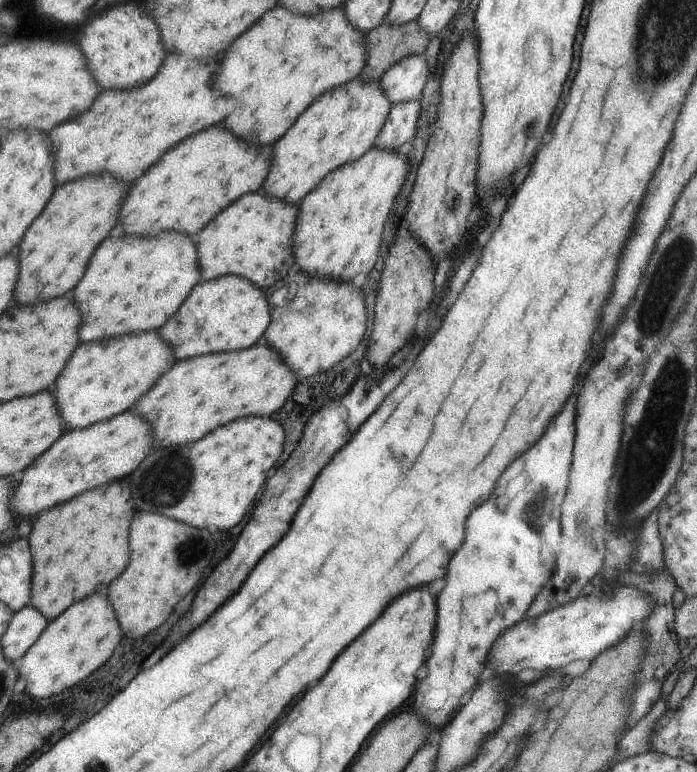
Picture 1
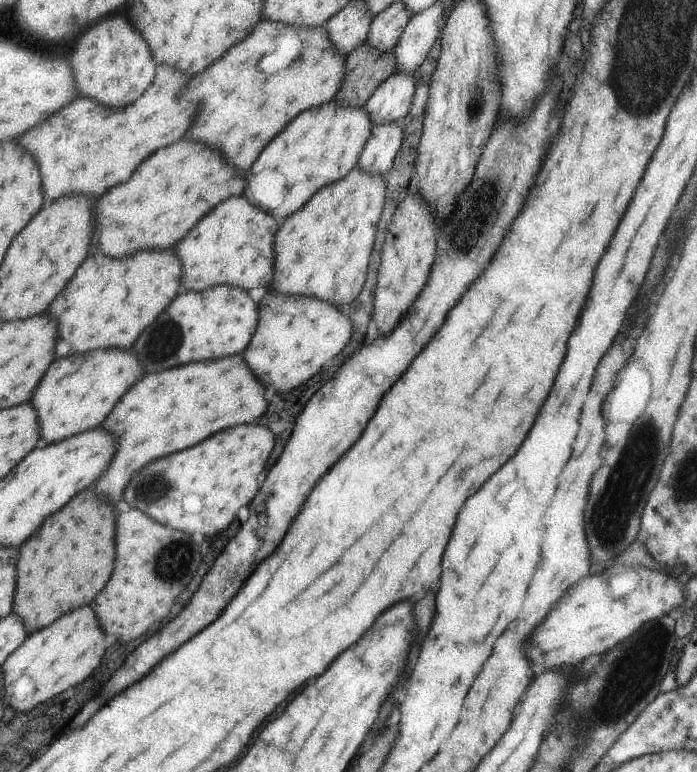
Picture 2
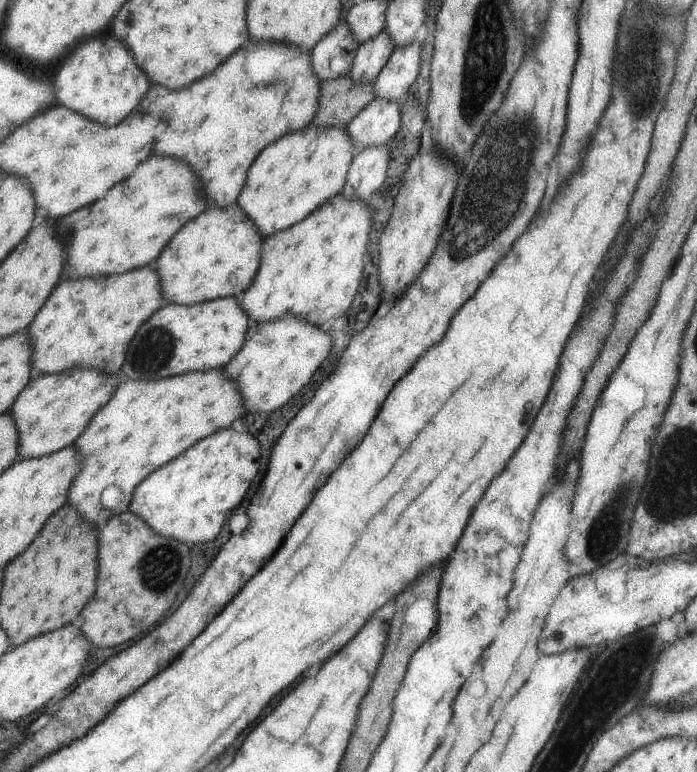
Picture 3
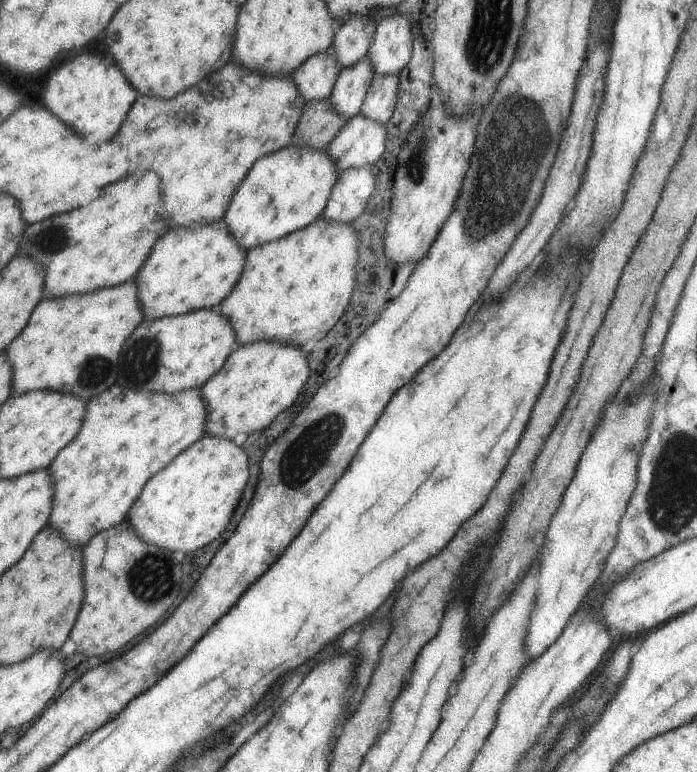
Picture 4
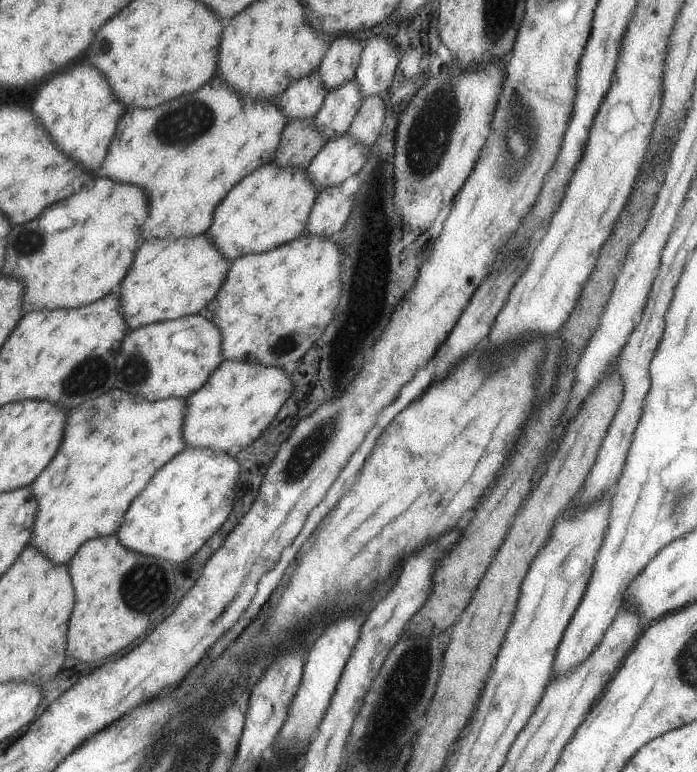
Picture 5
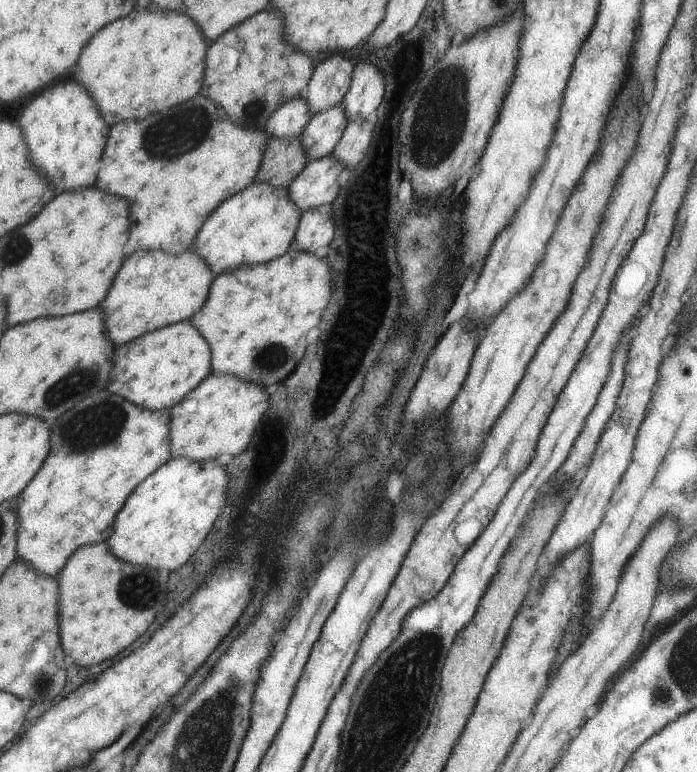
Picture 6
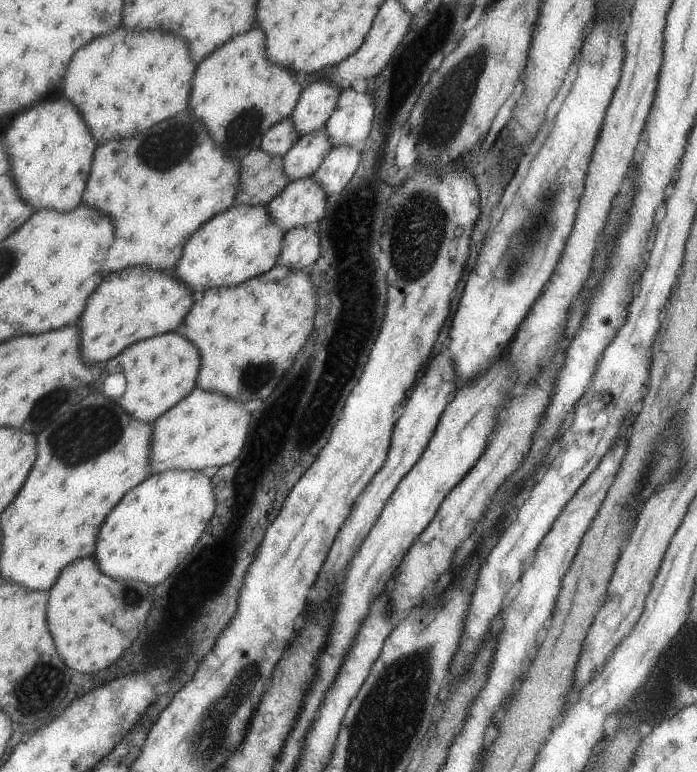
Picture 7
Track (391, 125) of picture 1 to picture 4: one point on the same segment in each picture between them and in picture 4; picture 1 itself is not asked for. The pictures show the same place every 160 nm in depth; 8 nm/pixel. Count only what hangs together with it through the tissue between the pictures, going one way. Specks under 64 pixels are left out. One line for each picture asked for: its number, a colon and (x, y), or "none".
2: (376, 156)
3: (367, 170)
4: (350, 193)

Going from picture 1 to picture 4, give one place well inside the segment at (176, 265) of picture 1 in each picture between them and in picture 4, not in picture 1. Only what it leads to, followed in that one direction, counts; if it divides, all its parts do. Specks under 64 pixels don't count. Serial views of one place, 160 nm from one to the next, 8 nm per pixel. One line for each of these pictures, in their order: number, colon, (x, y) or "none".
2: (108, 301)
3: (85, 322)
4: (70, 344)

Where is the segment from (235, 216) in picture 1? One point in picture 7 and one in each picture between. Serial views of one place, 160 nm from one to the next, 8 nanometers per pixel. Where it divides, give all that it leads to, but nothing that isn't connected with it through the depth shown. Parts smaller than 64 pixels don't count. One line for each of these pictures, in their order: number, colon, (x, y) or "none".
2: (232, 245)
3: (216, 254)
4: (194, 268)
5: (166, 280)
6: (152, 288)
7: (134, 303)

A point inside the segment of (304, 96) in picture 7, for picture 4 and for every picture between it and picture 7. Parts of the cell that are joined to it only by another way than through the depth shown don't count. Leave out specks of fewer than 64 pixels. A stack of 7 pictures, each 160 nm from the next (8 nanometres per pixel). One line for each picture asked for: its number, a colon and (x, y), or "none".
4: (353, 38)
5: (338, 65)
6: (330, 78)

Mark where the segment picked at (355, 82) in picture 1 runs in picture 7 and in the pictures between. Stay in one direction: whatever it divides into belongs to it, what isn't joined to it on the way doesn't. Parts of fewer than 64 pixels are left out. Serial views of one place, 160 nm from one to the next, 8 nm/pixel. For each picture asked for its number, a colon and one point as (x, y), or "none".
2: (322, 144)
3: (292, 176)
4: (284, 191)
5: (270, 206)
6: (258, 223)
7: (242, 241)

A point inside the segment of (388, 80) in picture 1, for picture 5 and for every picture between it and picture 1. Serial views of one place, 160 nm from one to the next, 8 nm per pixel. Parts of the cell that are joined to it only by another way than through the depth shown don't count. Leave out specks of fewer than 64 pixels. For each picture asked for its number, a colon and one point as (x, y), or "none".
2: (390, 101)
3: (378, 120)
4: (360, 141)
5: (339, 158)

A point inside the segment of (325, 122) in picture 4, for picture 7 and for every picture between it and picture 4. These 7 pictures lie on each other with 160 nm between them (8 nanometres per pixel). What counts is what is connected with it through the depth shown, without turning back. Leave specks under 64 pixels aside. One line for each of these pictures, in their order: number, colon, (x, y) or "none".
5: (299, 142)
6: (283, 158)
7: (260, 176)

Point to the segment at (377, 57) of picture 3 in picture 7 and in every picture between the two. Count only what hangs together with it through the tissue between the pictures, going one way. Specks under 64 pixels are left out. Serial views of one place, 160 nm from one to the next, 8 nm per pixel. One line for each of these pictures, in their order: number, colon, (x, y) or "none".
4: (351, 84)
5: (340, 104)
6: (322, 131)
7: (307, 152)

